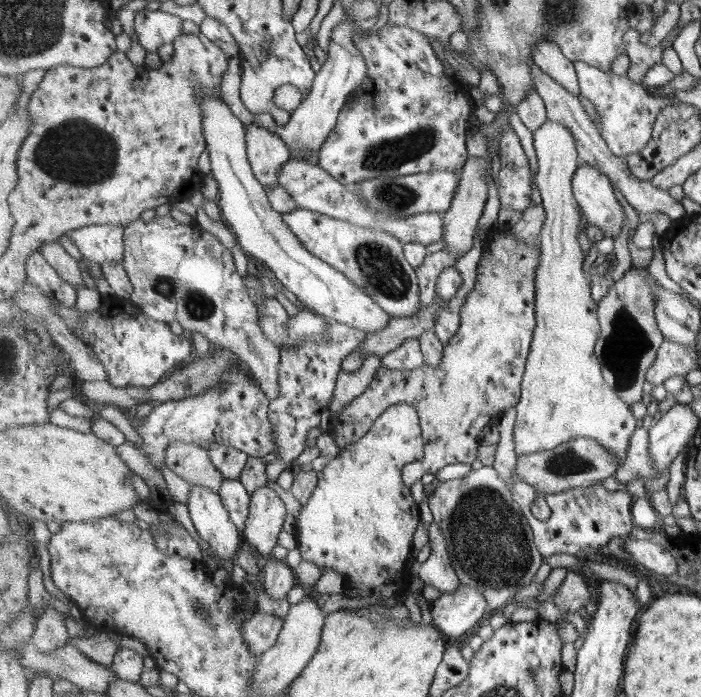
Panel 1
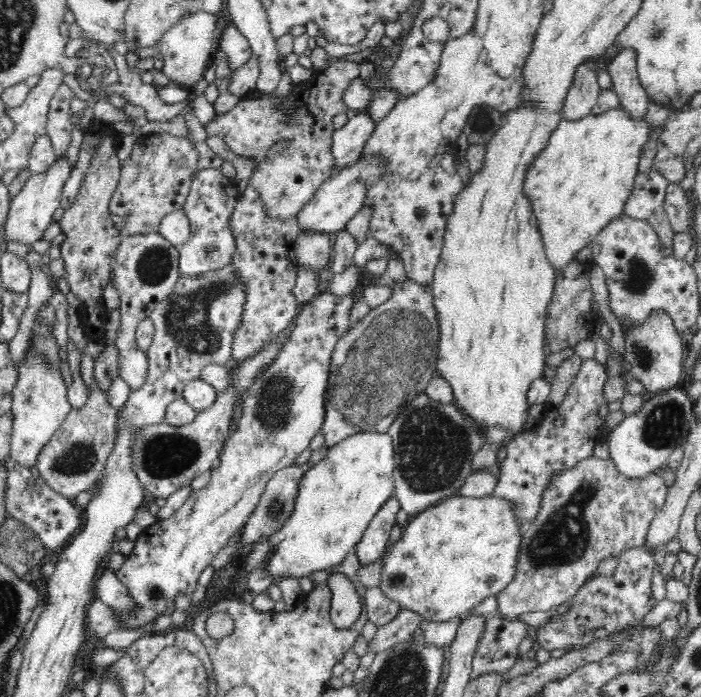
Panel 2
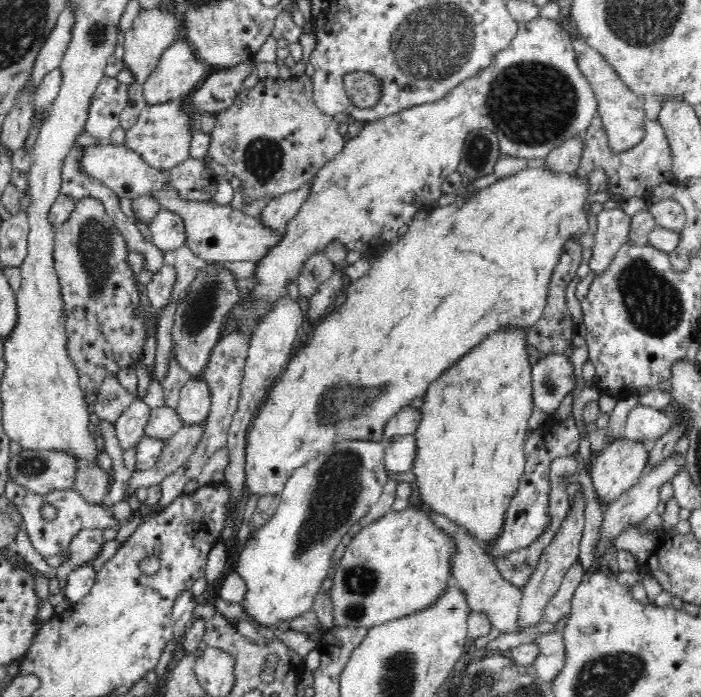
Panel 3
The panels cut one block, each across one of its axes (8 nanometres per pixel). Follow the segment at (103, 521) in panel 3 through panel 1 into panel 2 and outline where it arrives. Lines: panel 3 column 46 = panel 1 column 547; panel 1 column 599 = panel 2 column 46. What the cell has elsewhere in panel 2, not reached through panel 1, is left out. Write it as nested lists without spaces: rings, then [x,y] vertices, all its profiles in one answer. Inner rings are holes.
[[[8,454],[4,459],[6,469],[6,488],[4,488],[4,507],[7,516],[22,521],[36,531],[42,545],[48,550],[65,547],[82,530],[84,511],[72,499],[52,490],[46,481],[31,469],[22,466]]]

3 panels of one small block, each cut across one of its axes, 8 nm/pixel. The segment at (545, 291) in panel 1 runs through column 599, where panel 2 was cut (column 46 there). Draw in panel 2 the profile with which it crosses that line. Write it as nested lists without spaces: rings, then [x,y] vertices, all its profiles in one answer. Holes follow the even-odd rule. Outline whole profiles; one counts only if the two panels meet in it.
[[[36,316],[32,337],[29,341],[30,347],[26,350],[26,355],[20,358],[18,364],[12,364],[16,369],[16,384],[12,386],[12,392],[10,392],[12,395],[12,436],[9,454],[29,469],[35,466],[40,448],[52,438],[72,408],[59,366],[55,366],[53,362],[36,353],[35,340],[38,337],[54,335],[53,332],[54,322],[37,320]]]

